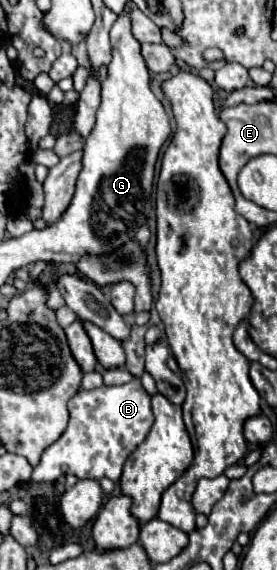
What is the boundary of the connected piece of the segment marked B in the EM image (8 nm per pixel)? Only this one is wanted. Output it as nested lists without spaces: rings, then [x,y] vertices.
[[[140,379],[124,383],[124,385],[116,385],[116,387],[98,387],[92,391],[78,391],[70,403],[70,421],[66,431],[62,433],[62,437],[52,443],[50,447],[46,447],[46,451],[42,453],[40,463],[34,467],[32,471],[32,481],[46,481],[46,483],[54,483],[60,475],[66,473],[74,473],[78,479],[102,479],[108,477],[112,481],[118,481],[122,475],[122,465],[124,459],[146,439],[154,417],[150,417],[150,395],[144,391]]]

